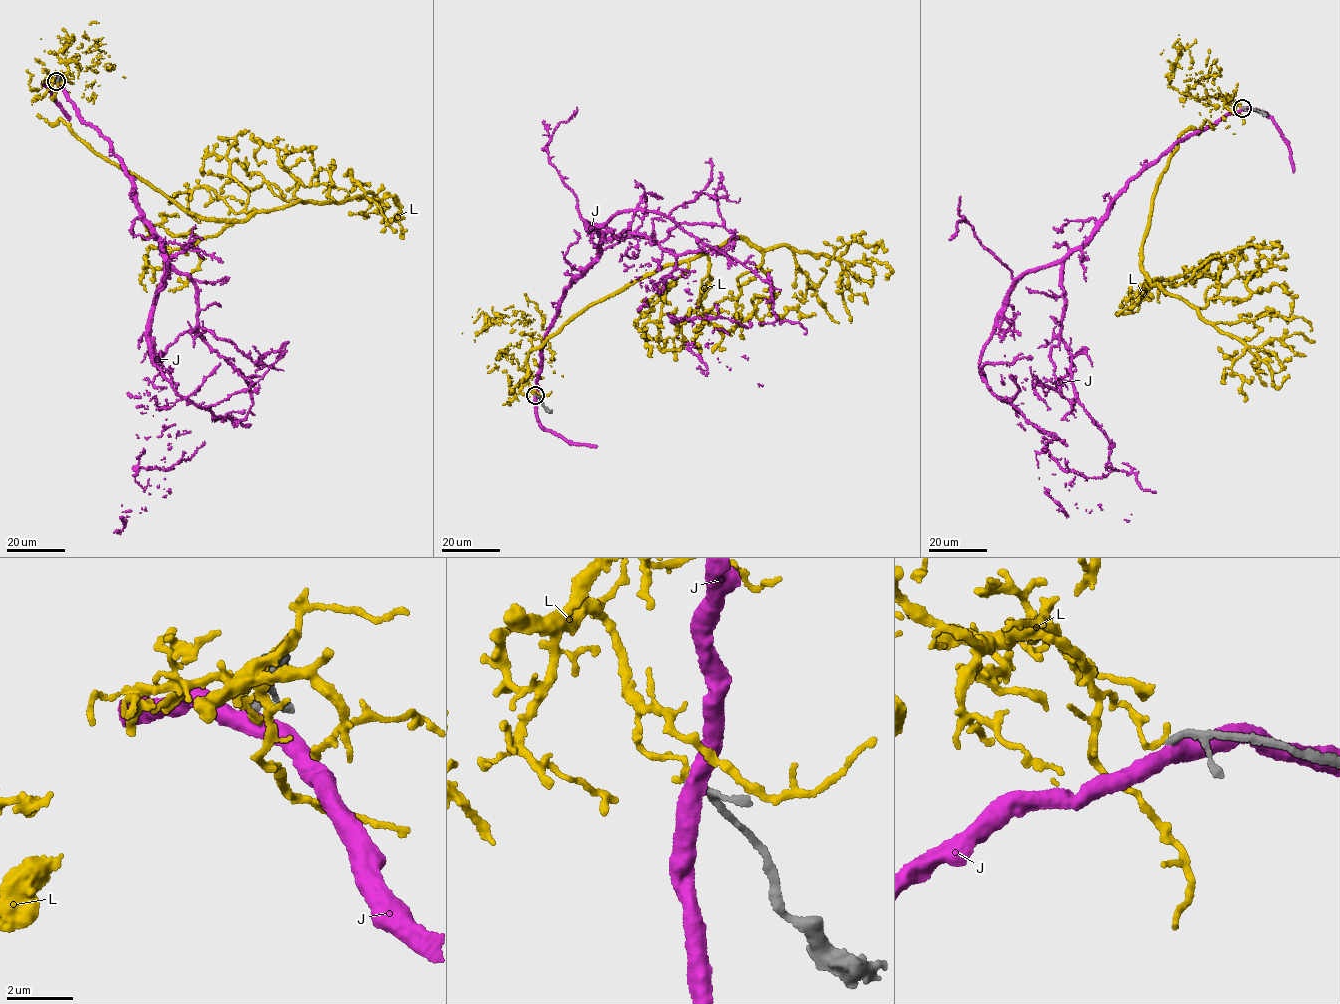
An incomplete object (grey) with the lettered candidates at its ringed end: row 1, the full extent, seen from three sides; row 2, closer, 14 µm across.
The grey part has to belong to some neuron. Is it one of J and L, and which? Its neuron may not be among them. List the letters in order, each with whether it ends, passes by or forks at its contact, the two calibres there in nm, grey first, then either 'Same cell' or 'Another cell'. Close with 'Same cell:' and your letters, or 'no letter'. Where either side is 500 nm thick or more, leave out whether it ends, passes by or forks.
J: Thickness 240 nm (grey) against 500 nm. Another cell
L: It ends there. Thickness 240 nm (grey) against 160 nm. Another cell
Same cell: no letter

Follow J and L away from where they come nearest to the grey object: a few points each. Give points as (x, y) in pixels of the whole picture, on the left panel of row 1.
J: (56, 82), (107, 139), (167, 255), (148, 336), (182, 398), (156, 404), (178, 435), (145, 510), (164, 488)
L: (56, 81), (42, 80), (38, 114), (185, 210), (241, 220), (299, 201), (392, 196), (400, 212), (393, 199)

